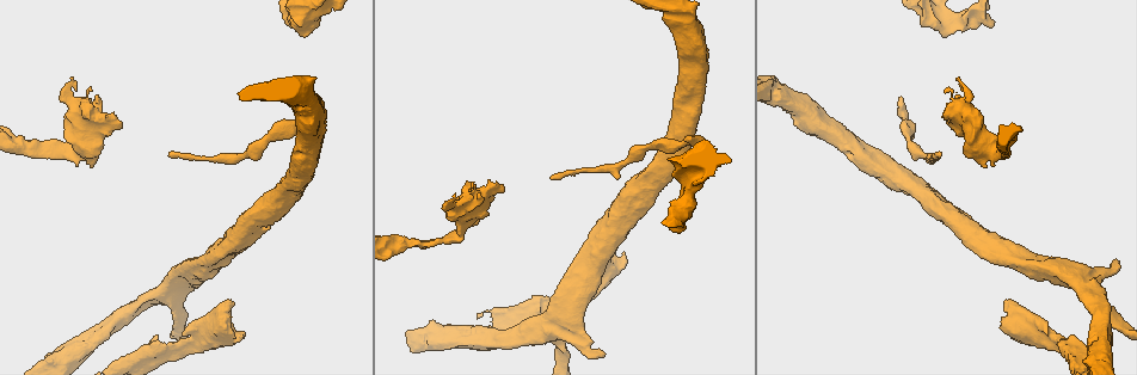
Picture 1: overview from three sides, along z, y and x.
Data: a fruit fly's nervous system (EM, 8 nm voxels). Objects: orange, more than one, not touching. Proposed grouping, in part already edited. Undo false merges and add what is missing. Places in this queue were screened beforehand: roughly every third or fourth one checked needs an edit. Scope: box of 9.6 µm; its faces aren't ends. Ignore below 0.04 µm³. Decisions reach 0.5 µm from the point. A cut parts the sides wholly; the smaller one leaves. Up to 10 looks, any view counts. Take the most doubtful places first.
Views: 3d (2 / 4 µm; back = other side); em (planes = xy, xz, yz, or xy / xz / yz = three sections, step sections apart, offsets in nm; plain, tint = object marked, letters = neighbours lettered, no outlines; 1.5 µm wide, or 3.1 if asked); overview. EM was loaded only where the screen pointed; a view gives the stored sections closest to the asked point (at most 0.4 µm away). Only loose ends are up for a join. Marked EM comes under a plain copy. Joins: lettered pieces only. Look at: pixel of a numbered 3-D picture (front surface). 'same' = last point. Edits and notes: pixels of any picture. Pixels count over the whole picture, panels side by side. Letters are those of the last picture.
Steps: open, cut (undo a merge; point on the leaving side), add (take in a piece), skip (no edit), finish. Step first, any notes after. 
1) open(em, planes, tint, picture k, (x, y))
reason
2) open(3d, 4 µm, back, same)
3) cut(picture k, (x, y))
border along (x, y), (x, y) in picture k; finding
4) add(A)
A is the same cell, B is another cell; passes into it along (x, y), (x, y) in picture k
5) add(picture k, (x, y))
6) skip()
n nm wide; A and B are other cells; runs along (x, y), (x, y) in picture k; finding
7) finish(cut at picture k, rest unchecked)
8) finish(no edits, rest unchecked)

open(3d, 2 µm, picture 1, (674, 231))

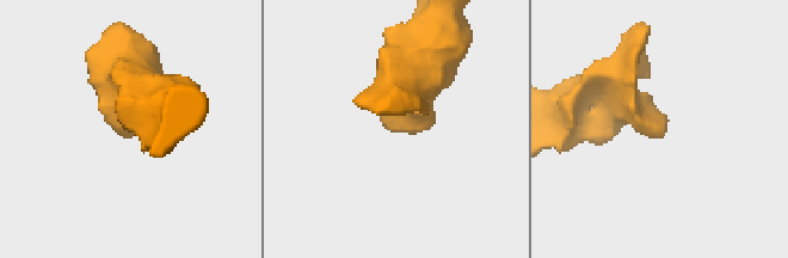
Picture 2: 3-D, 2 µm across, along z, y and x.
open(em, planes, tint, picture 2, (389, 124))
shape alone is not enough

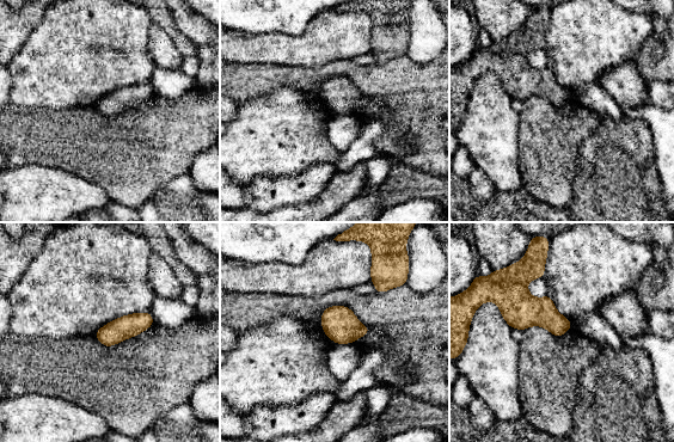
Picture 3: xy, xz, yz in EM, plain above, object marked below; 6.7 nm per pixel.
open(em, planes, letters, same)

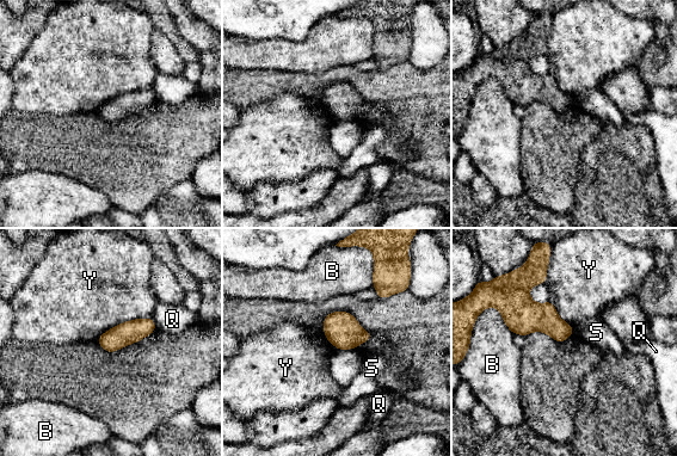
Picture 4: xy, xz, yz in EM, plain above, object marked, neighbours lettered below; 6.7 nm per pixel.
skip()
Y touches over 400 nm; B, Q, S and Y are other cells; border along (151, 316), (125, 320), (96, 340) in picture 4; no lettered piece goes on from it

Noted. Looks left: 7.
open(em, xz, step 8, tint, picture 1, (984, 164))
stops while still wide

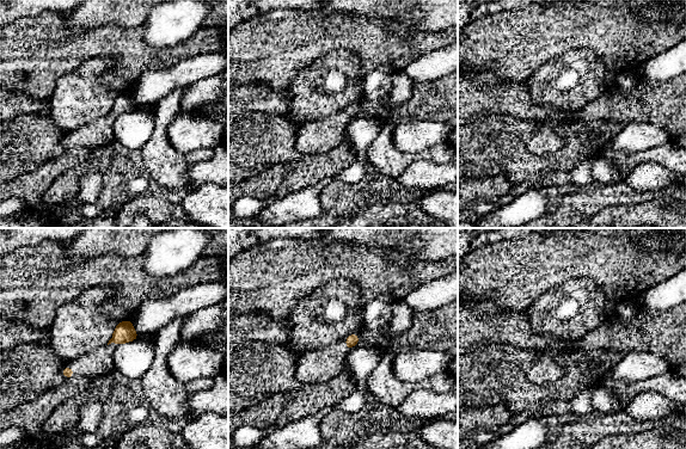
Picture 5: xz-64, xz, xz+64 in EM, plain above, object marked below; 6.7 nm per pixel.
open(em, planes, letters, same)

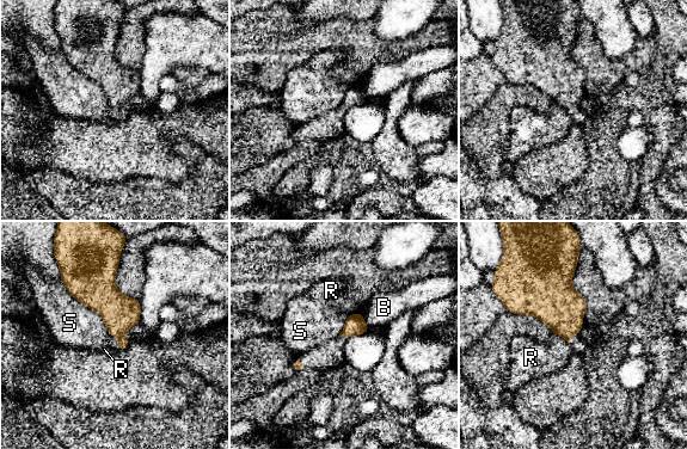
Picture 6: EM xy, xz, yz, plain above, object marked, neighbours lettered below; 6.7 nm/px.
skip()
B, R and S are other cells; border along (60, 280), (100, 315), (109, 336) in picture 6; no lettered piece goes on from it

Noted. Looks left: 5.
open(3d, 4 µm, picture 1, (604, 355))
an open end

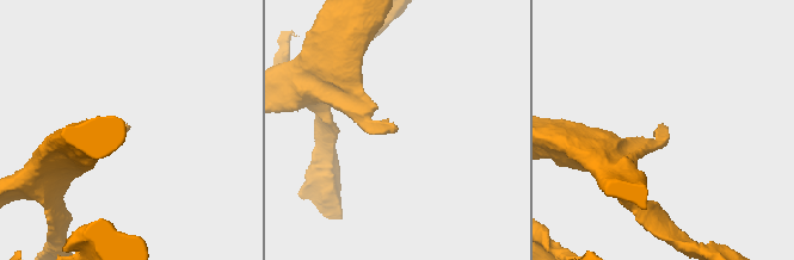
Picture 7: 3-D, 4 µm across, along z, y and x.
open(em, planes, tint, picture 7, (126, 125))
now the EM

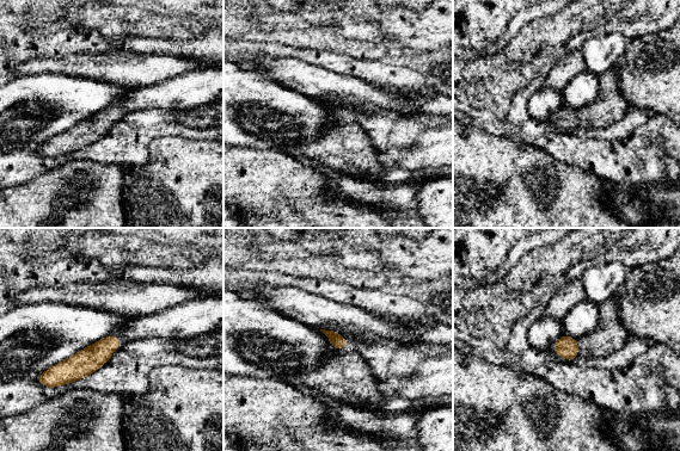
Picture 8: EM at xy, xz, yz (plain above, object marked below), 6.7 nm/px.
open(em, planes, letters, same)

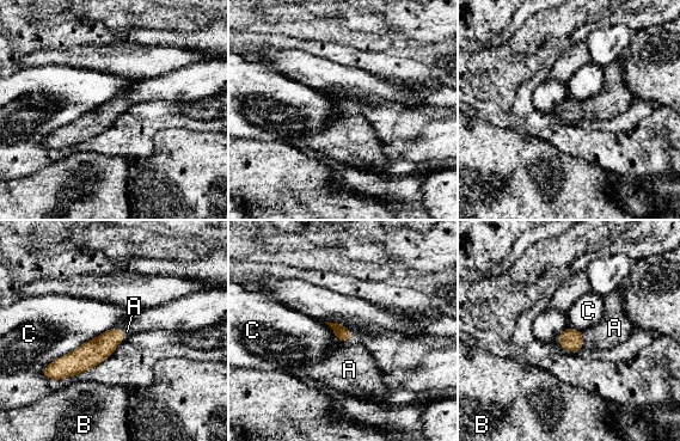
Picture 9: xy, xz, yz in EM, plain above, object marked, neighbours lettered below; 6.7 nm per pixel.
add(A)
C touches over 600 nm; A is the same cell, B and C are other cells; passes into it along (573, 340), (582, 340), (614, 328) in picture 9; the neuron continues

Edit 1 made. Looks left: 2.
finish(add at picture 9, rest unchecked)

